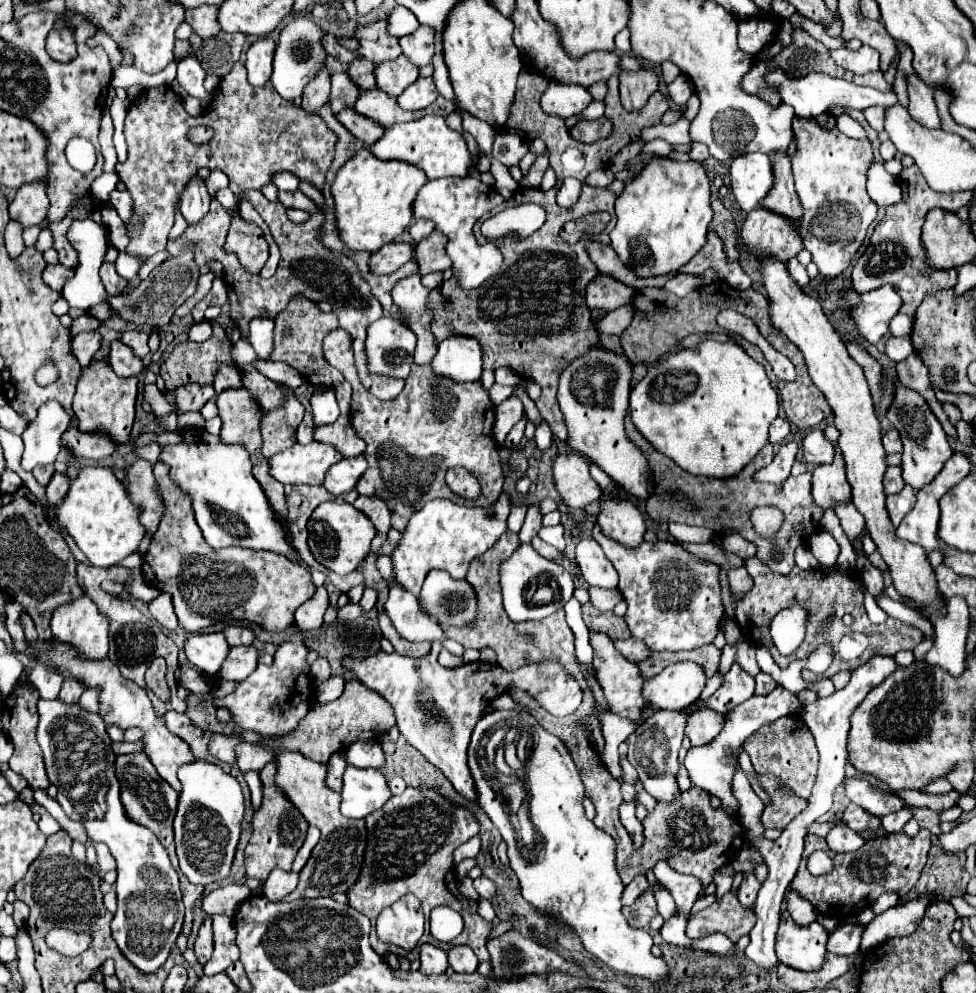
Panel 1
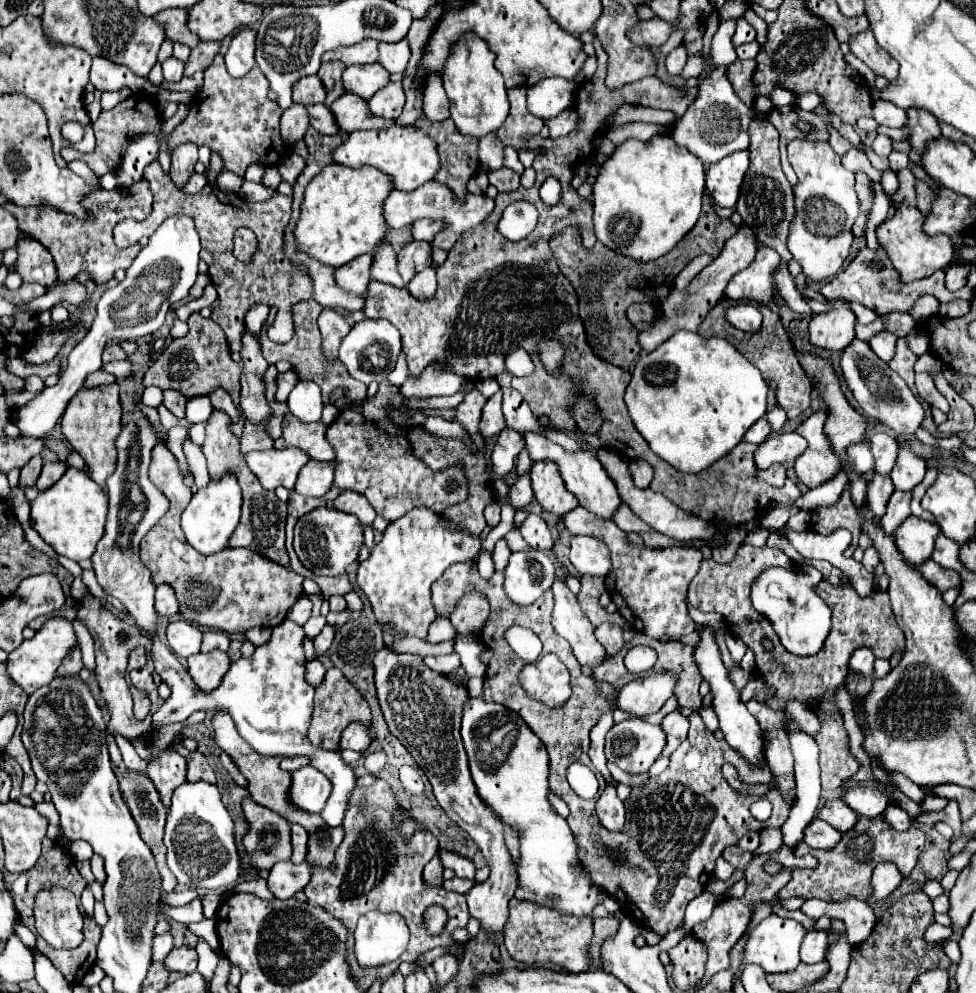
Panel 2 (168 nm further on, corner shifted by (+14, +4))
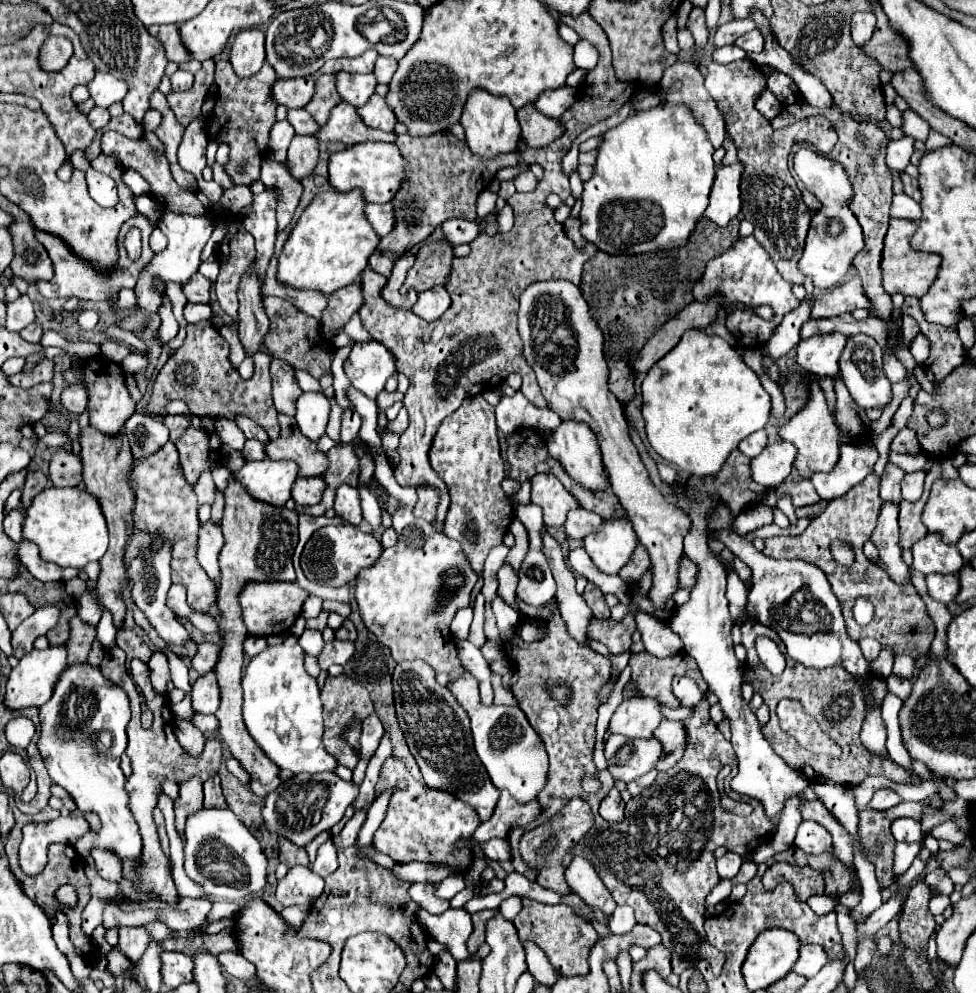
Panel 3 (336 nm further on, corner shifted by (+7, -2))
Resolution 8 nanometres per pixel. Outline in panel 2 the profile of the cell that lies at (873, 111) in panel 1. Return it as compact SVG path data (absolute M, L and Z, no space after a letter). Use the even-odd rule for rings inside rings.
M875 101L873 117L877 119L879 125L887 125L887 127L903 127L907 123L907 111L889 101Z

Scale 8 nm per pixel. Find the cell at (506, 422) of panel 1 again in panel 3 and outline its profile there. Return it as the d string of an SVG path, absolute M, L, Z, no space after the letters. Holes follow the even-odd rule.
M520 391L514 397L504 397L496 405L496 423L504 435L512 435L520 429L556 429L562 419L548 407L534 407Z

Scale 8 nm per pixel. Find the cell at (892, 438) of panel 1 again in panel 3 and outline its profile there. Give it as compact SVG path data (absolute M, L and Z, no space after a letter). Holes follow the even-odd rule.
M886 463L884 473L882 473L882 481L880 481L880 497L882 501L894 501L900 503L900 481L904 477L904 471L894 465L894 463Z

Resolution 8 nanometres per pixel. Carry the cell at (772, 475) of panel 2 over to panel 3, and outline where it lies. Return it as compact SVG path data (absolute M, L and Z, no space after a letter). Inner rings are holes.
M800 479L800 481L784 481L780 483L776 489L776 499L780 501L782 497L790 497L792 499L792 505L794 507L804 507L804 505L814 505L820 501L820 497L816 495L816 489L812 487L810 481L806 479Z

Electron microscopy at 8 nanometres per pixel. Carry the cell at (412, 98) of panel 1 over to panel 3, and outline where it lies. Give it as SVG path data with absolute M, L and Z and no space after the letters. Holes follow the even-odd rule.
M372 95L372 99L358 109L360 119L364 119L364 123L368 123L370 127L382 129L382 131L394 131L398 119L392 113L390 105L386 103L386 97L382 95Z

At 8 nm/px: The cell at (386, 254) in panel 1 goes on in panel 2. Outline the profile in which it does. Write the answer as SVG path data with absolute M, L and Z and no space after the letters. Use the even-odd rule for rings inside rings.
M369 253L349 261L347 265L343 265L341 269L335 271L337 285L351 295L363 297L367 291L367 285L371 281L371 263L373 263L373 255L369 255Z

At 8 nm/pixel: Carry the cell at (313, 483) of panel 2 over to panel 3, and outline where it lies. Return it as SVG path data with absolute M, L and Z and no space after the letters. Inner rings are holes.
M300 477L292 487L292 499L298 507L320 503L326 491L326 481L322 477Z

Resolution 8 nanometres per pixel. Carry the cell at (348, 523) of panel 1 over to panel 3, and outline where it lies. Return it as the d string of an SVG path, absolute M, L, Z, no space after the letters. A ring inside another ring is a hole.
M348 523L326 525L318 529L306 543L302 551L302 569L304 569L304 575L312 581L318 581L330 587L340 587L356 579L358 571L364 567L370 567L380 557L380 553L382 553L382 545L372 533L364 533L362 529Z

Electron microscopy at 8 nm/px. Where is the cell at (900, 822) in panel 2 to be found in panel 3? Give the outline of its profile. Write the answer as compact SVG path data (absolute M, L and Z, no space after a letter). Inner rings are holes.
M896 819L892 823L892 835L896 841L904 843L920 843L922 839L922 827L916 819Z

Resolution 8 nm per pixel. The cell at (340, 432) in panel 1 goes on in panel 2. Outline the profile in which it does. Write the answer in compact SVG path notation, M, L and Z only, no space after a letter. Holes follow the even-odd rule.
M291 413L285 415L283 421L283 437L275 441L277 449L297 447L309 455L313 461L333 461L335 453L329 441L325 439L325 427L321 423L301 423Z

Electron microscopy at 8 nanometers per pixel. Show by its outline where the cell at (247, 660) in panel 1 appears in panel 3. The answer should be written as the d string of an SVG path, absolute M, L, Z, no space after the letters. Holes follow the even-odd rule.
M208 671L196 679L192 685L192 707L198 713L214 713L220 705L220 687L216 681L216 671Z

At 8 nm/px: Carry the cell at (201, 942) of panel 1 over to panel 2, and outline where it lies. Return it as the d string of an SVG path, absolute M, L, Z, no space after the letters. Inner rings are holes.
M173 947L169 951L169 955L165 957L165 967L171 971L171 973L183 973L183 975L189 975L197 969L197 953L195 949L189 949L189 947Z

